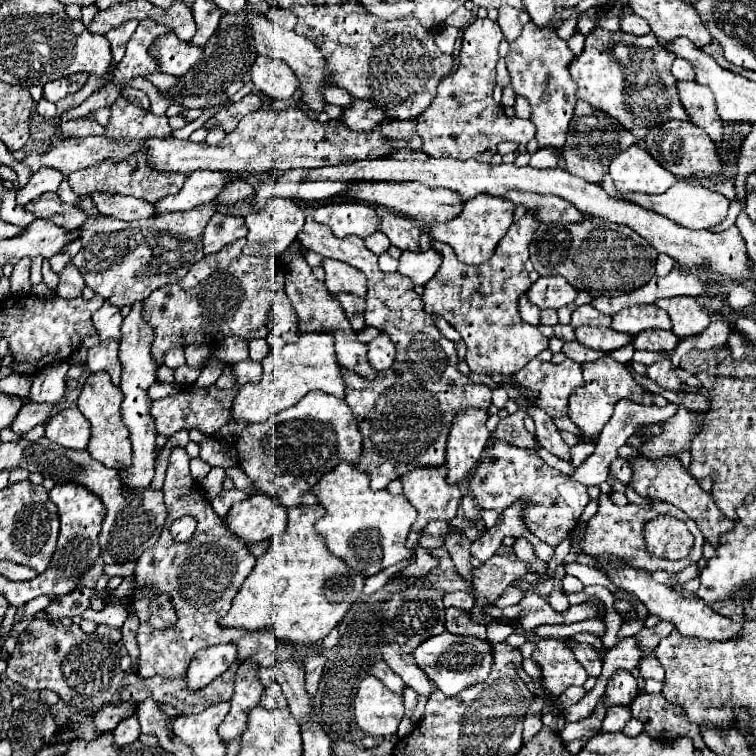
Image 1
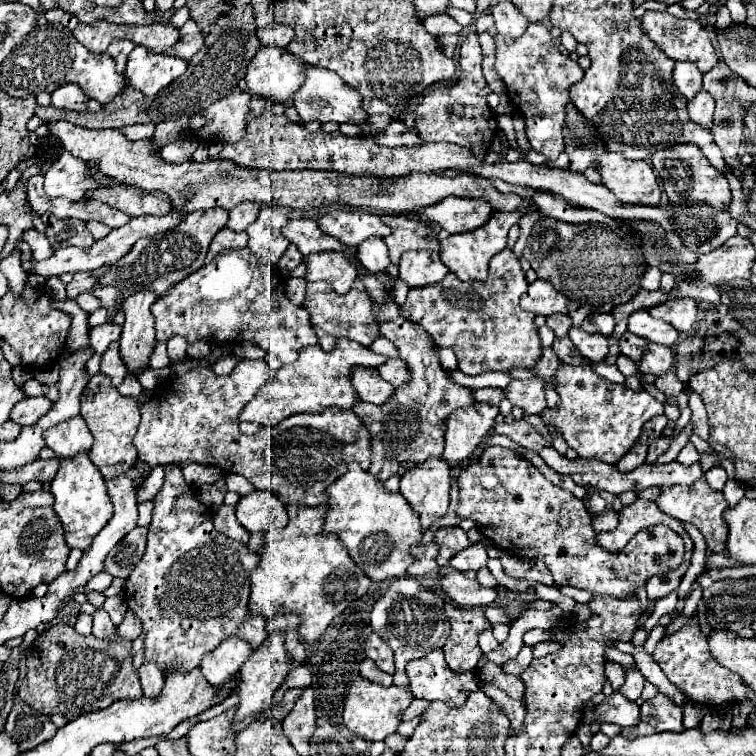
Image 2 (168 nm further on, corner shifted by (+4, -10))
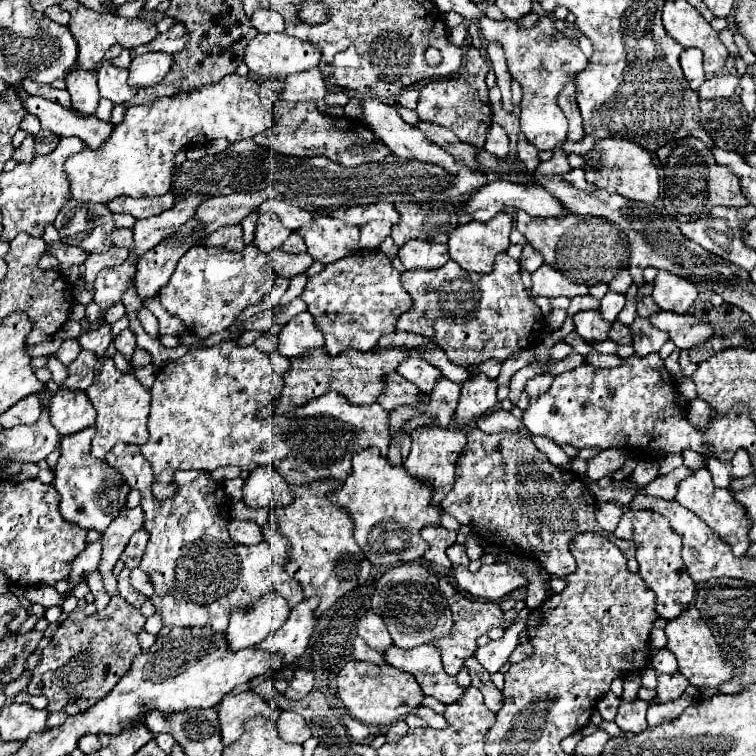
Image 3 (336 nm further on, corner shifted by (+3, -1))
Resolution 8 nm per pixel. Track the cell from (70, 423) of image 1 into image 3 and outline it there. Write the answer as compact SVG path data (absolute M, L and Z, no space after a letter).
M58 391L50 401L50 421L60 435L72 435L94 425L96 411L84 391Z

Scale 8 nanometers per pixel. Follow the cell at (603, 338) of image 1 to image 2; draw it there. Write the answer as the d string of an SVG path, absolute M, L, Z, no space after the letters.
M573 326L569 330L569 338L579 348L585 360L591 362L603 362L607 358L607 338L599 334L587 334L581 330L581 326Z

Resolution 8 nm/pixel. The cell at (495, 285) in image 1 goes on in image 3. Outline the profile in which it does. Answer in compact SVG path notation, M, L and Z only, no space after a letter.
M498 253L494 271L484 275L468 273L450 259L440 269L404 271L402 285L412 297L412 309L400 315L396 329L434 339L456 365L468 367L490 357L508 359L542 339L542 311L520 281L520 263L508 253Z

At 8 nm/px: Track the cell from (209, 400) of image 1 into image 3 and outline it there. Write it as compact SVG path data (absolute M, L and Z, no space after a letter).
M224 341L206 349L192 349L180 359L164 365L150 389L150 439L148 443L140 445L140 453L152 463L154 469L154 495L160 499L172 497L172 493L176 491L176 485L172 483L172 471L176 469L214 471L224 465L236 465L242 471L254 471L260 465L272 463L290 485L310 485L322 479L344 481L344 477L348 477L352 469L352 455L360 449L378 447L382 455L388 453L388 411L378 403L352 405L338 393L326 393L324 397L312 399L304 405L304 411L300 409L286 415L276 415L276 421L272 421L274 417L258 421L256 411L280 393L280 385L282 377L270 369L270 359L266 353L258 351L254 345L238 347L234 345L234 341Z

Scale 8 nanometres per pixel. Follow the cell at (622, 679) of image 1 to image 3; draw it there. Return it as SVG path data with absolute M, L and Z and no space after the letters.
M622 699L614 721L626 733L640 733L646 729L646 709L648 703L644 699L634 699L634 701Z

